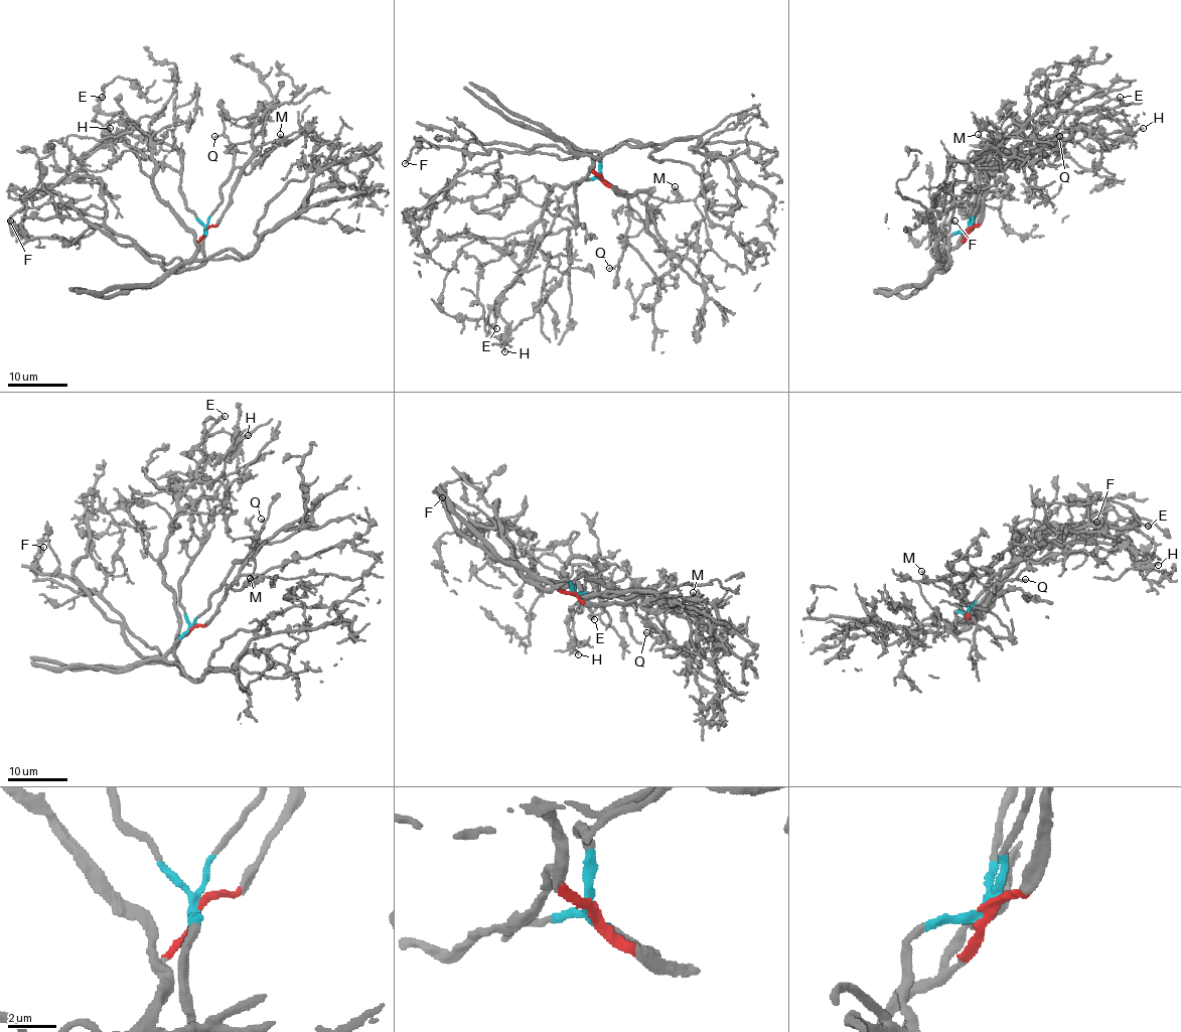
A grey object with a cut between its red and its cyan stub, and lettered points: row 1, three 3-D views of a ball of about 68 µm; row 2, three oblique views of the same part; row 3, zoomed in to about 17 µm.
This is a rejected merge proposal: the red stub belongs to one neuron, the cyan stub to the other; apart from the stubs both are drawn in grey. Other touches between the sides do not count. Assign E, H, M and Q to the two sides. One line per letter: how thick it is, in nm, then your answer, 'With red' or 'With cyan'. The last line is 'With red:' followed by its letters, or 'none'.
E: Thickness 400 nm. With red
H: Thickness 190 nm. With cyan
M: Thickness 200 nm. With red
Q: Thickness 180 nm. With cyan
With red: E, M

